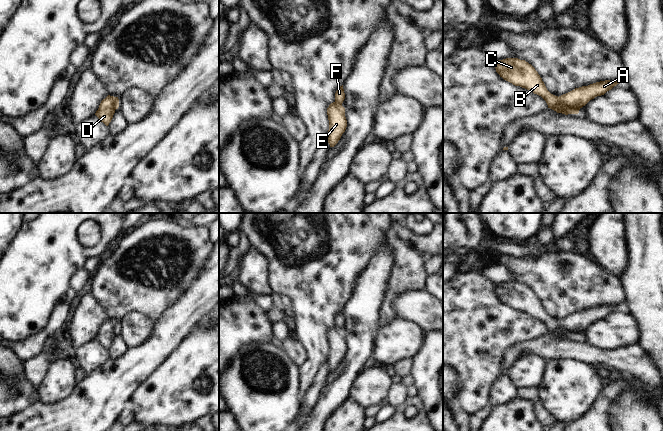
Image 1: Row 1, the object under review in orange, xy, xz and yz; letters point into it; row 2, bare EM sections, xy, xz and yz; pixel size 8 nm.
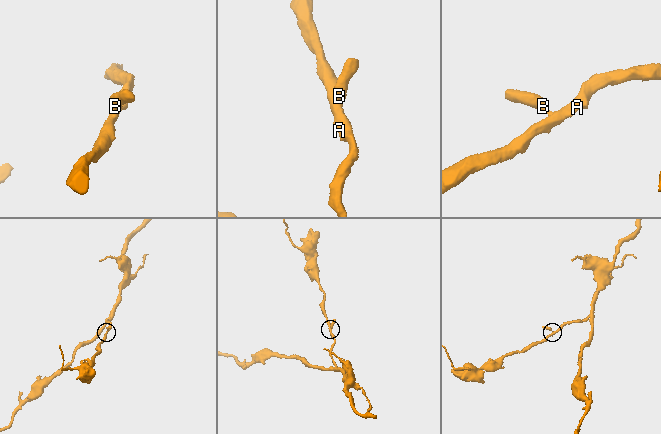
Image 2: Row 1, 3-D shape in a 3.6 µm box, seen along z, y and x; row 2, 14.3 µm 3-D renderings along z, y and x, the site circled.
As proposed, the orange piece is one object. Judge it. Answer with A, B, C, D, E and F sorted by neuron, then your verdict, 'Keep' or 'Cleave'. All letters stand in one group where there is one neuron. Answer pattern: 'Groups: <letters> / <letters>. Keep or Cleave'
Groups: A D E / B C F. Cleave.

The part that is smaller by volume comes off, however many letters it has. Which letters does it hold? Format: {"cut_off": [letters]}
{"cut_off": ["B", "C", "F"]}

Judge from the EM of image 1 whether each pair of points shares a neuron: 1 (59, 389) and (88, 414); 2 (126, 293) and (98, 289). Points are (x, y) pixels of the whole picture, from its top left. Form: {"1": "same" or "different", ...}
{"1": "different", "2": "same"}

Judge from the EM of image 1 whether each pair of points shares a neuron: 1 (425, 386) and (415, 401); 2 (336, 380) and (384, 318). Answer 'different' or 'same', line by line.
1: different
2: different

